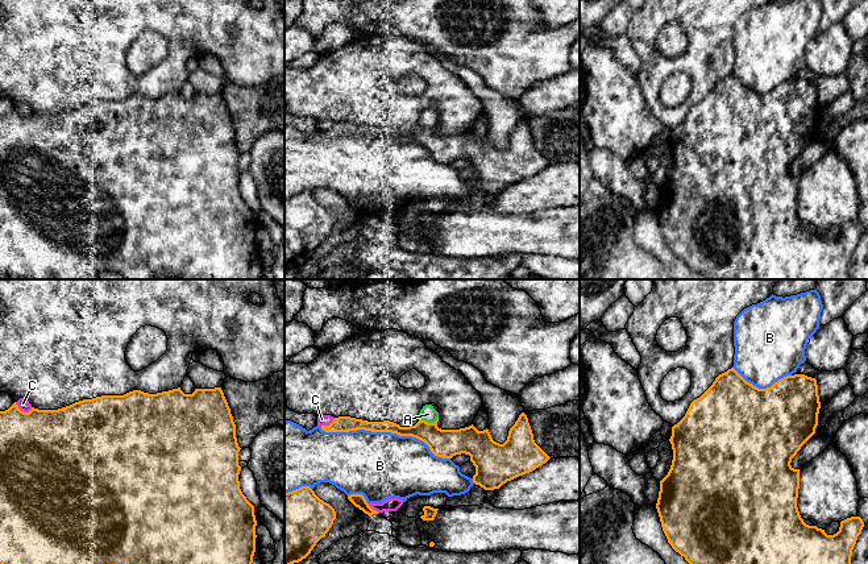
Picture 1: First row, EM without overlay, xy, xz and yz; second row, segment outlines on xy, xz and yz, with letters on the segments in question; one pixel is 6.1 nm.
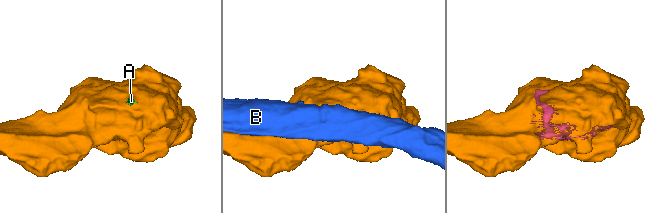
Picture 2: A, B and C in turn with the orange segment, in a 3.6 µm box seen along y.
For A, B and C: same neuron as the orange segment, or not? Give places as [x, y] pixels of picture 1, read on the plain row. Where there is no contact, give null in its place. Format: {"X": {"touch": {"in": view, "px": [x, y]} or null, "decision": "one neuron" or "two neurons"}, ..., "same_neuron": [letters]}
{"A": {"touch": {"in": "xz", "px": [427, 127]}, "decision": "one neuron"}, "B": {"touch": {"in": "xz", "px": [386, 136]}, "decision": "two neurons"}, "C": {"touch": {"in": "xy", "px": [23, 116]}, "decision": "two neurons"}, "same_neuron": ["A"]}

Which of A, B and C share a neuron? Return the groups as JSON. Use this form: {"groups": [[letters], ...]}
{"groups": [["A"], ["B", "C"]]}

